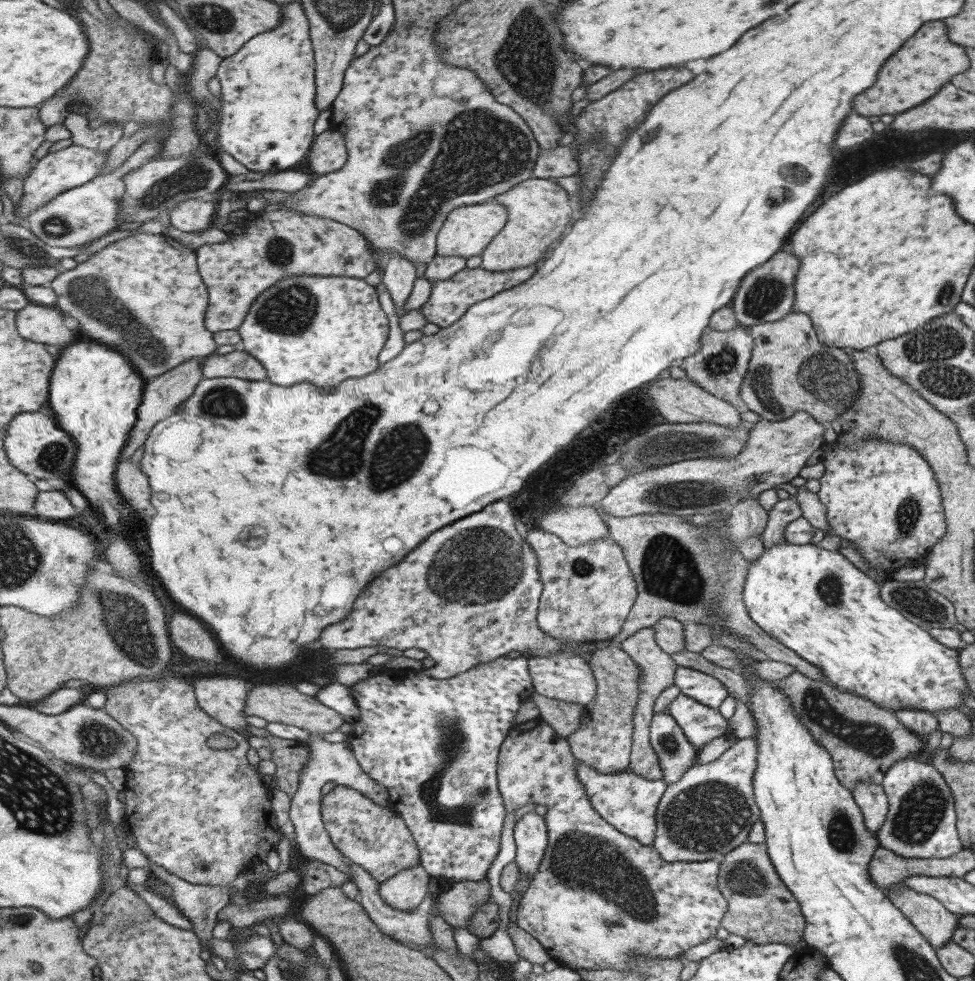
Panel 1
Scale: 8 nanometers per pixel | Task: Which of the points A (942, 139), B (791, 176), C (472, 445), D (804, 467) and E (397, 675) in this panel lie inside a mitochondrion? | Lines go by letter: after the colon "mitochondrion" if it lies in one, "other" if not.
A: other
B: mitochondrion
C: other
D: other
E: other

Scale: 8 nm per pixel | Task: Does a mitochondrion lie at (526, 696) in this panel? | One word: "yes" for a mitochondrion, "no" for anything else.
no

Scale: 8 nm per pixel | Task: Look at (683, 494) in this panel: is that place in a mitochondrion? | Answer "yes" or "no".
yes

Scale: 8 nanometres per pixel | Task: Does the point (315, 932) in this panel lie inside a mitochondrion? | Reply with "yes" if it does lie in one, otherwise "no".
no

